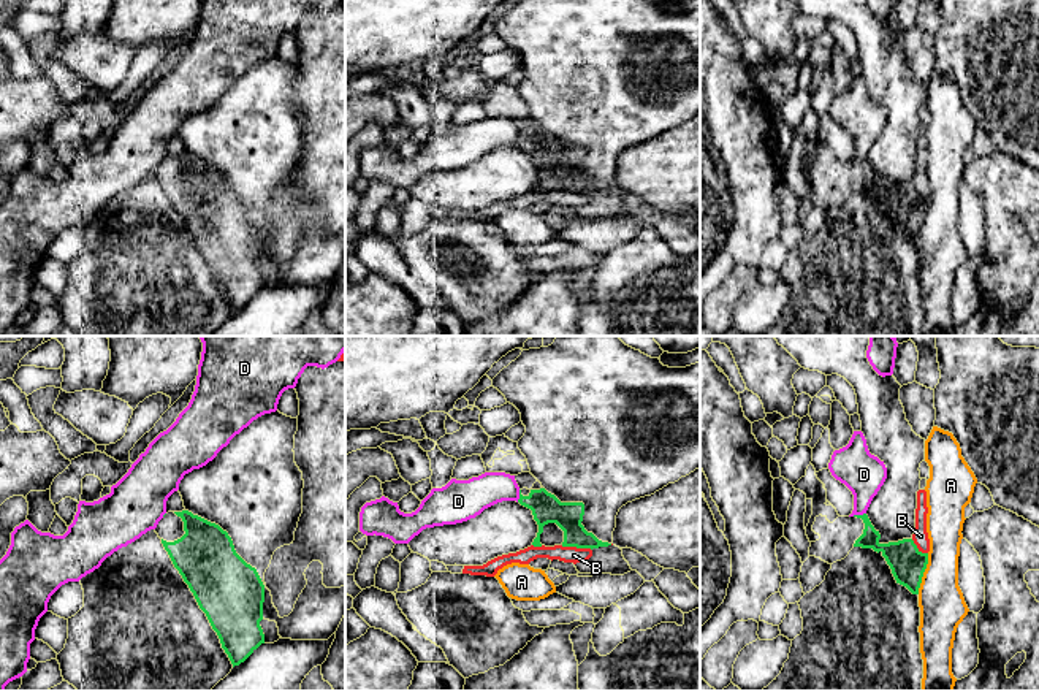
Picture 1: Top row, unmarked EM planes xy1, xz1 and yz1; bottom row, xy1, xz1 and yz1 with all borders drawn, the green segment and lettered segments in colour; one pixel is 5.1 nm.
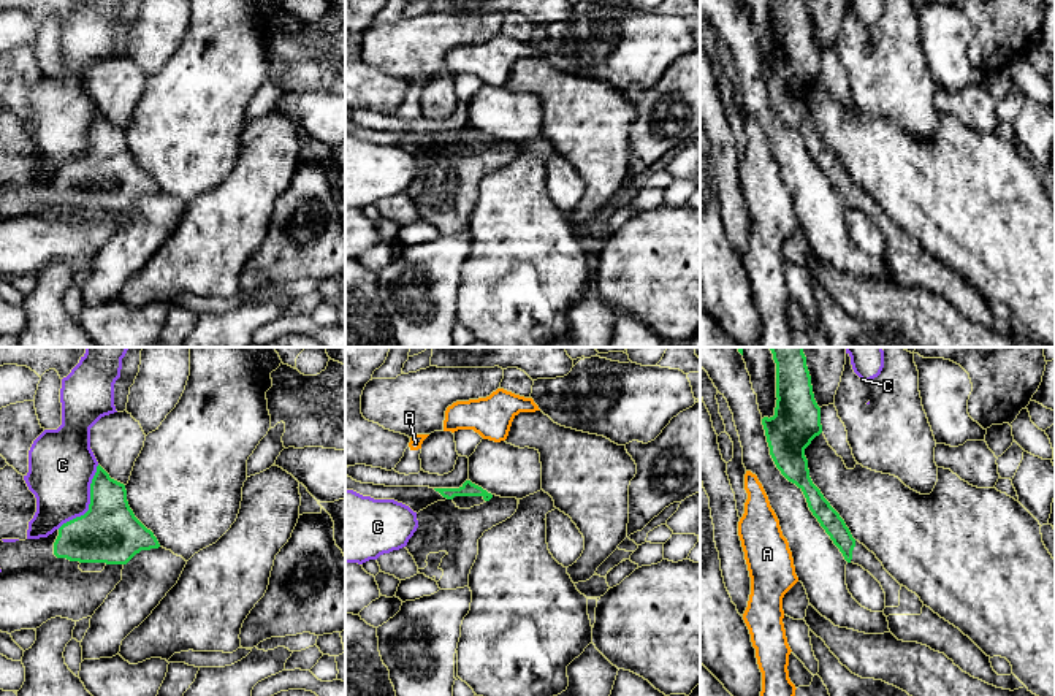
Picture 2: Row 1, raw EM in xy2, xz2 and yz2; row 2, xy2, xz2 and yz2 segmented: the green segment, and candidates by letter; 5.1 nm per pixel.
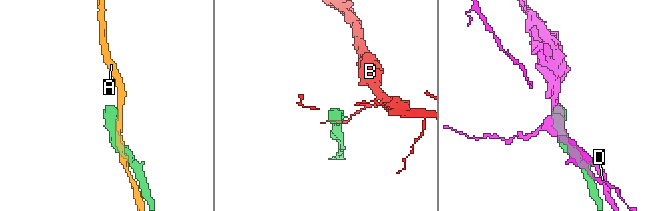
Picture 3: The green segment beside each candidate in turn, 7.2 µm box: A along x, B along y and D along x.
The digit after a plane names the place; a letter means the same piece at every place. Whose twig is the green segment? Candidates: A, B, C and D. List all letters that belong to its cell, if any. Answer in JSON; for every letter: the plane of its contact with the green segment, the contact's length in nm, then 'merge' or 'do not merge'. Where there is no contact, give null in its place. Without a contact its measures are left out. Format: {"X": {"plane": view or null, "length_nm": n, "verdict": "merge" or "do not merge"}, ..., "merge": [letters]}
{"A": {"plane": "yz1", "length_nm": 220, "verdict": "do not merge"}, "B": {"plane": "xz1", "length_nm": 160, "verdict": "do not merge"}, "C": {"plane": "xy2", "length_nm": 380, "verdict": "do not merge"}, "D": {"plane": "yz1", "length_nm": 70, "verdict": "do not merge"}, "merge": []}

